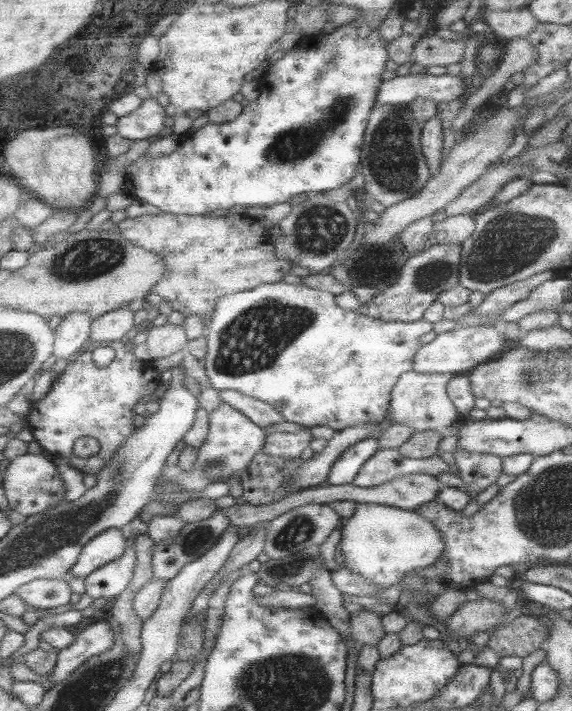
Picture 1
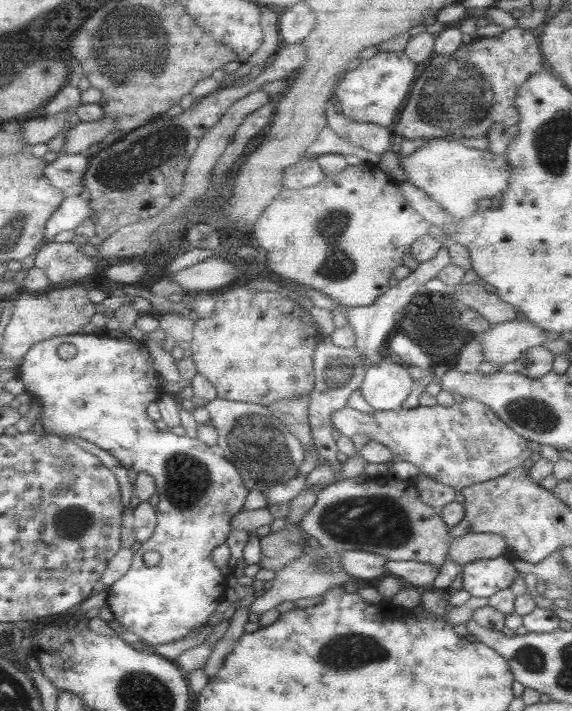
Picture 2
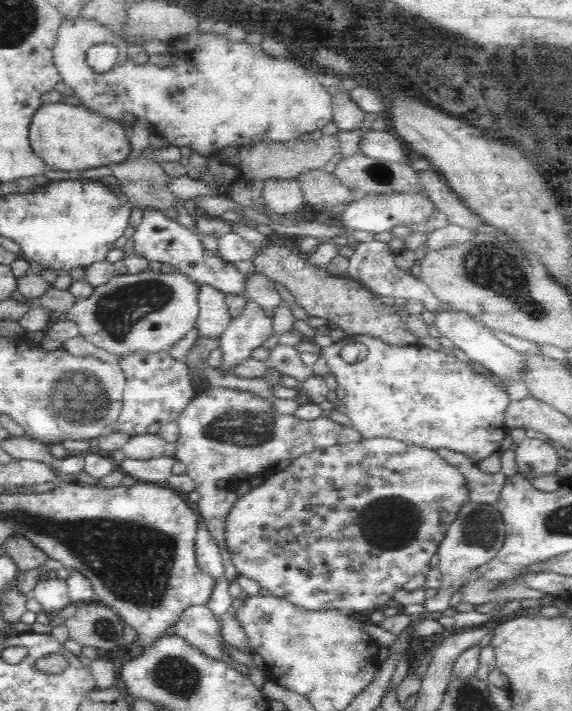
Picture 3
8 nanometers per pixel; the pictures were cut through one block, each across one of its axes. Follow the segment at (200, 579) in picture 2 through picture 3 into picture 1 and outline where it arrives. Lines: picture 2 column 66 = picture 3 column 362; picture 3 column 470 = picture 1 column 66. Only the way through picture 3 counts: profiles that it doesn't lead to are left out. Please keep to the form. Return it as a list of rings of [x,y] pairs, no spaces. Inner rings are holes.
[[[121,341],[109,342],[105,345],[114,350],[114,358],[108,366],[98,368],[91,360],[89,350],[77,353],[68,361],[61,374],[56,376],[47,394],[41,400],[30,403],[29,414],[26,416],[27,428],[41,450],[68,460],[73,468],[80,470],[83,474],[96,474],[103,465],[112,459],[111,456],[119,444],[123,443],[125,438],[136,429],[133,425],[135,414],[131,412],[132,406],[141,400],[152,398],[155,389],[165,381],[165,377],[154,370],[151,361],[136,359],[129,350],[129,345],[125,345]],[[83,436],[94,438],[99,443],[99,451],[93,456],[79,458],[71,452],[75,440]]]

